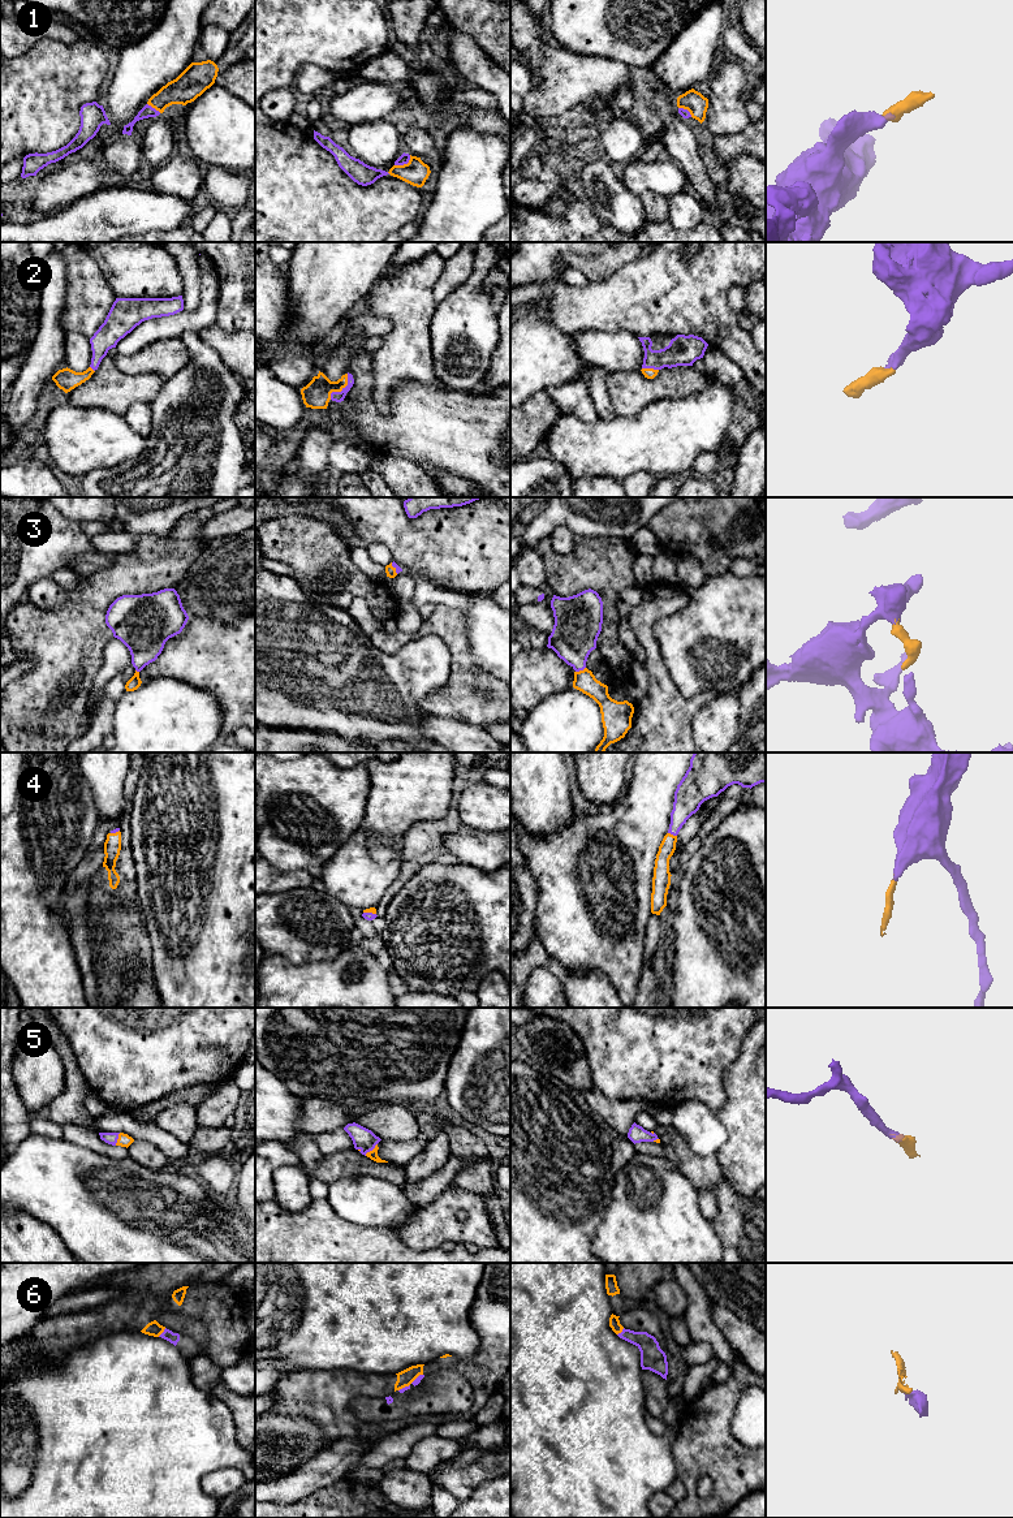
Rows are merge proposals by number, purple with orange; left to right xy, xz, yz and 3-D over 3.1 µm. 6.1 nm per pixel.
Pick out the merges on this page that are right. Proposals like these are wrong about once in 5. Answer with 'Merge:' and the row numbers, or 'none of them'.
Merge: 1, 2, 3, 4, 5, 6

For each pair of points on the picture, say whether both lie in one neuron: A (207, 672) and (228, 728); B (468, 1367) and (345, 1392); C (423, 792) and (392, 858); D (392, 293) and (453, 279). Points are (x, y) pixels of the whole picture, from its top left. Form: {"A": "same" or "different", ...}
{"A": "same", "B": "same", "C": "same", "D": "different"}

